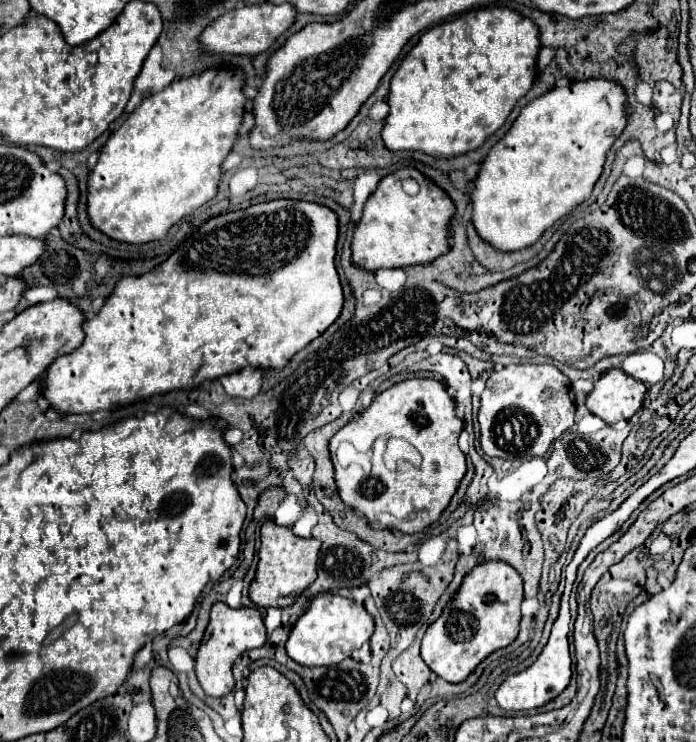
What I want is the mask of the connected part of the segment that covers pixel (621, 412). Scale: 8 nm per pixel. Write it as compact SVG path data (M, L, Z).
M610 369L594 383L586 407L608 425L622 419L630 421L642 409L646 391L642 381L626 375L622 369Z

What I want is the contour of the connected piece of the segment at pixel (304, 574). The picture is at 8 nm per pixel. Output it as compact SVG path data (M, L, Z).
M266 521L260 531L260 551L258 551L258 569L256 577L250 585L250 599L258 607L290 607L296 603L296 599L308 589L316 577L318 577L318 553L320 553L320 541L310 537L310 539L300 539L296 537L290 529L278 527L274 521Z

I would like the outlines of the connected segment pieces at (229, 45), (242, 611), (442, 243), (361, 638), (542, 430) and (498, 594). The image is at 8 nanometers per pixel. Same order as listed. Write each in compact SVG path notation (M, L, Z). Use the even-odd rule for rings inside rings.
M258 3L258 5L242 5L238 9L228 11L210 23L200 35L200 43L206 51L214 53L232 53L232 55L258 55L270 49L270 45L288 31L296 21L296 7L292 3Z
M214 603L210 611L210 623L196 655L196 677L208 697L222 697L234 689L232 665L236 657L242 657L250 649L258 649L266 643L266 627L258 609L240 607L230 609L226 603Z
M402 167L386 175L366 201L364 213L356 225L352 239L352 259L358 267L368 271L430 263L450 251L450 221L454 219L454 215L456 205L442 187L438 187L418 169ZM406 177L418 181L418 195L408 195L402 189L402 181Z
M324 593L324 595L316 595L308 603L308 609L292 627L290 637L286 641L286 651L296 663L304 667L336 665L346 657L350 657L354 649L370 641L374 629L376 629L374 619L366 613L364 605L358 605L356 601L340 595Z
M506 365L500 371L492 371L486 389L480 399L480 445L488 457L500 459L526 459L526 457L544 457L554 439L574 425L576 413L576 395L570 379L554 365Z
M494 561L494 563L484 563L478 565L472 573L468 573L458 589L458 597L452 599L442 615L438 617L438 621L434 621L424 639L422 639L422 659L424 663L444 681L448 683L462 683L488 655L492 655L498 649L508 647L512 641L516 641L518 637L518 627L520 627L520 605L524 599L524 591L522 591L522 577L510 567L504 565L502 561Z

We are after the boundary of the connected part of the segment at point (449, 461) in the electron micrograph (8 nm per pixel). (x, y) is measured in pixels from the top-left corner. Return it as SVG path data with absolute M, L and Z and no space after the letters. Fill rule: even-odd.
M406 379L386 389L372 401L372 405L366 411L360 413L358 421L354 417L330 439L332 463L336 469L336 485L342 501L352 509L362 511L374 527L380 527L380 521L376 517L390 513L396 517L396 529L400 529L402 533L414 535L424 531L440 519L466 473L466 457L458 449L458 435L462 433L462 429L464 423L456 415L456 407L440 381ZM409 441L416 445L420 454L409 452Z

